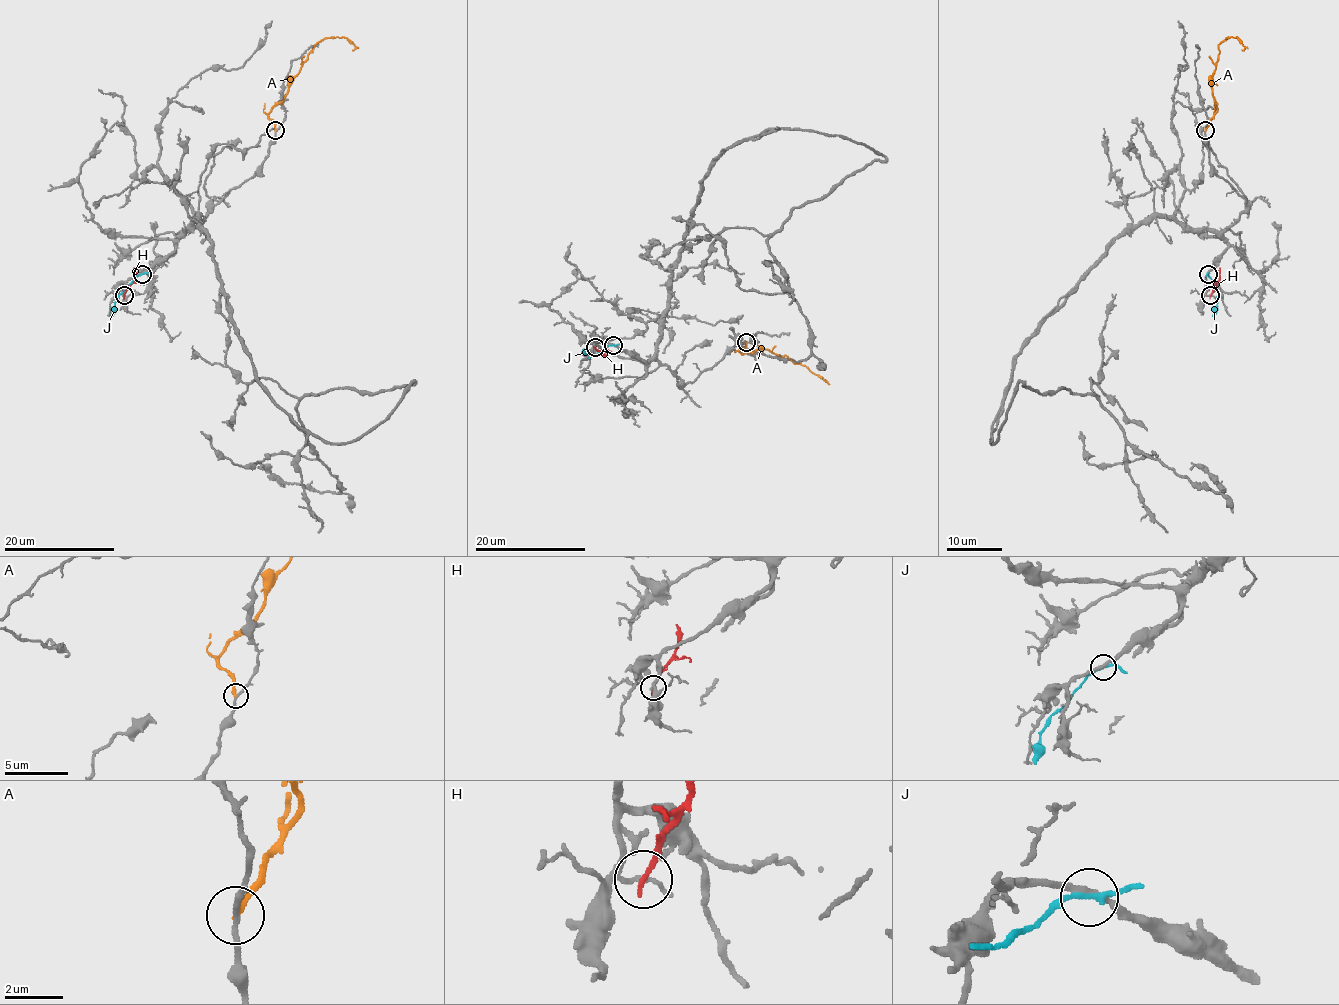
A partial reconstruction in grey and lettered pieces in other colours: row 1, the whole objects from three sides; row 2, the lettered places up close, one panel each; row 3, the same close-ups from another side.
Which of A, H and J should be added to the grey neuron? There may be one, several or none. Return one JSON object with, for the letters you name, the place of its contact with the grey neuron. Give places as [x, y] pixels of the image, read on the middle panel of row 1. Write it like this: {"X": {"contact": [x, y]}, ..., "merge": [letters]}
{"merge": []}

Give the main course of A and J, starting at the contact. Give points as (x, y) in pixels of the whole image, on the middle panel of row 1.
A: (746, 341), (739, 351), (742, 354), (768, 350), (801, 363), (823, 379)
J: (612, 346), (596, 354), (586, 354), (582, 350)

